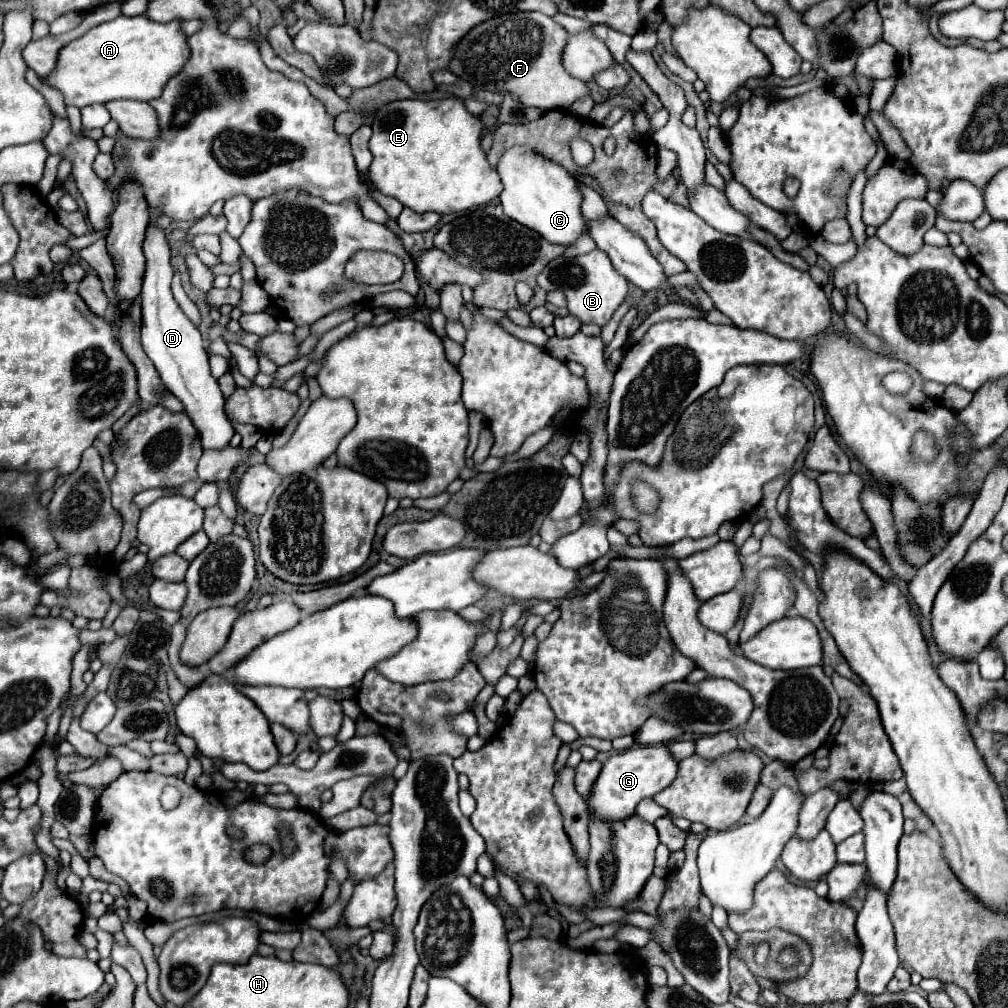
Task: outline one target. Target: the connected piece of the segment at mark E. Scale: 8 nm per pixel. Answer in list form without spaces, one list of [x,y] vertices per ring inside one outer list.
[[[449,97],[433,101],[421,101],[421,99],[393,101],[383,105],[375,113],[371,129],[373,135],[369,139],[369,151],[373,153],[373,161],[367,169],[367,179],[379,193],[401,201],[405,207],[417,213],[435,211],[443,215],[443,213],[455,213],[479,207],[499,197],[501,179],[497,171],[489,165],[485,153],[481,151],[483,121],[471,115],[461,99]]]

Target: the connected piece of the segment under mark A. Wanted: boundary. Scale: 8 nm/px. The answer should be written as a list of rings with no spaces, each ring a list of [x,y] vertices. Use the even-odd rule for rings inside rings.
[[[145,15],[125,17],[101,23],[61,49],[55,71],[45,83],[65,95],[67,105],[85,107],[91,103],[107,103],[115,99],[151,101],[161,95],[165,83],[177,75],[189,59],[187,35],[179,19],[169,23],[151,21]]]

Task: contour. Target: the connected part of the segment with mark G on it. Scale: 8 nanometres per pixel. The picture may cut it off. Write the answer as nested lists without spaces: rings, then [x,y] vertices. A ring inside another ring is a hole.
[[[643,745],[643,747],[631,747],[619,753],[613,753],[605,763],[595,779],[589,797],[585,799],[589,813],[597,821],[623,821],[635,813],[635,807],[639,801],[653,797],[677,775],[677,761],[671,757],[669,749],[665,745]]]

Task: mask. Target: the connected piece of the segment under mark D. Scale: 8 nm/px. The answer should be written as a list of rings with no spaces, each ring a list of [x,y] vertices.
[[[151,211],[151,225],[147,227],[143,253],[147,257],[147,271],[141,291],[141,307],[143,307],[143,327],[141,327],[141,341],[147,357],[153,361],[155,369],[159,371],[161,381],[165,387],[177,395],[183,405],[185,413],[197,427],[201,435],[203,449],[217,449],[229,445],[235,429],[225,417],[223,405],[223,393],[215,381],[215,377],[209,371],[209,359],[205,355],[205,347],[201,341],[199,329],[193,325],[193,321],[183,313],[179,303],[173,299],[171,293],[171,249],[165,241],[165,231],[155,227],[153,221],[159,217],[159,211]]]

